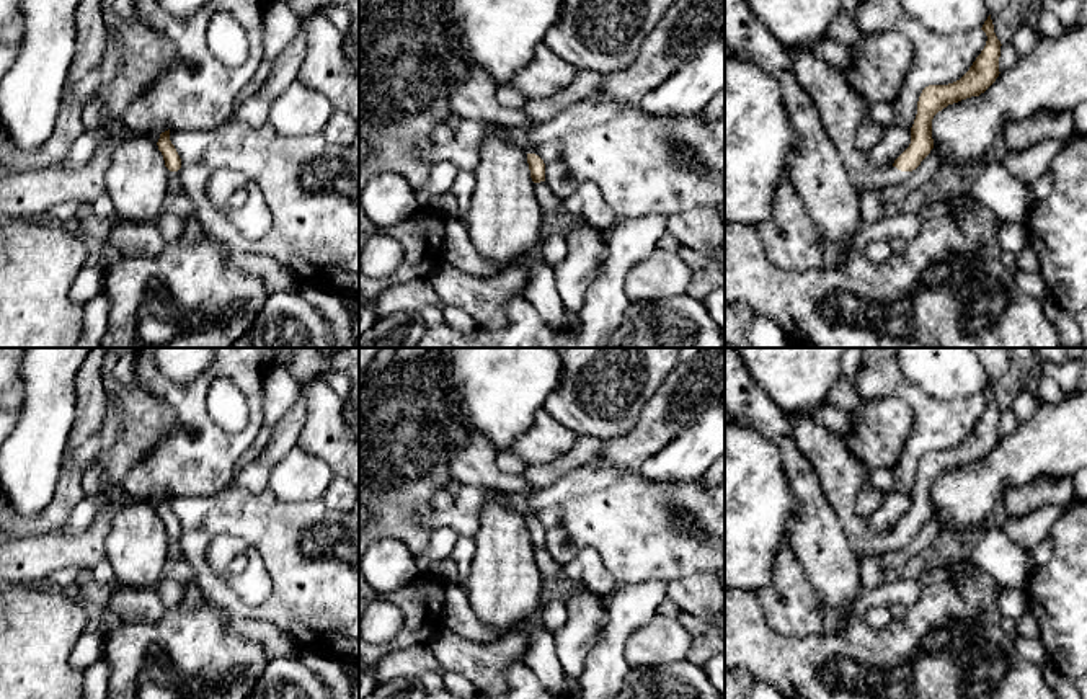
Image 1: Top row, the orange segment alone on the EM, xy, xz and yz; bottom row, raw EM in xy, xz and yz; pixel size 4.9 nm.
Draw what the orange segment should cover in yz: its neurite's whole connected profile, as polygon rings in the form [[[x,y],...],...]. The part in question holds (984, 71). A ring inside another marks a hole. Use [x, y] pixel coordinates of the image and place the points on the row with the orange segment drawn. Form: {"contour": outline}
{"contour": [[[991,15],[987,16],[981,29],[986,33],[987,41],[981,54],[969,67],[969,70],[953,83],[929,85],[922,90],[917,101],[917,114],[911,127],[911,144],[888,168],[876,168],[875,165],[870,163],[867,155],[863,155],[855,147],[857,126],[868,114],[868,106],[860,98],[860,95],[849,85],[849,82],[837,70],[829,67],[823,59],[816,57],[808,47],[787,49],[792,56],[795,77],[803,87],[803,90],[808,93],[808,96],[818,106],[824,129],[831,137],[832,144],[836,145],[837,152],[841,154],[847,173],[852,180],[852,185],[859,194],[865,189],[872,189],[872,188],[881,189],[903,183],[907,178],[907,175],[912,170],[916,170],[934,149],[934,139],[932,139],[934,116],[943,108],[947,108],[948,105],[958,103],[971,96],[979,96],[996,82],[996,78],[1000,73],[999,57],[1000,57],[1002,44],[994,33]]]}

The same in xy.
{"contour": [[[170,129],[160,134],[157,145],[163,155],[165,167],[170,171],[178,171],[181,168],[181,158],[175,149],[175,145],[170,140]]]}

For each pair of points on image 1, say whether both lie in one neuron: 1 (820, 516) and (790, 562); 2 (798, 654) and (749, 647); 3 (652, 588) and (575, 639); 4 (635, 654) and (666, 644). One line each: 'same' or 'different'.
1: different
2: same
3: different
4: same

